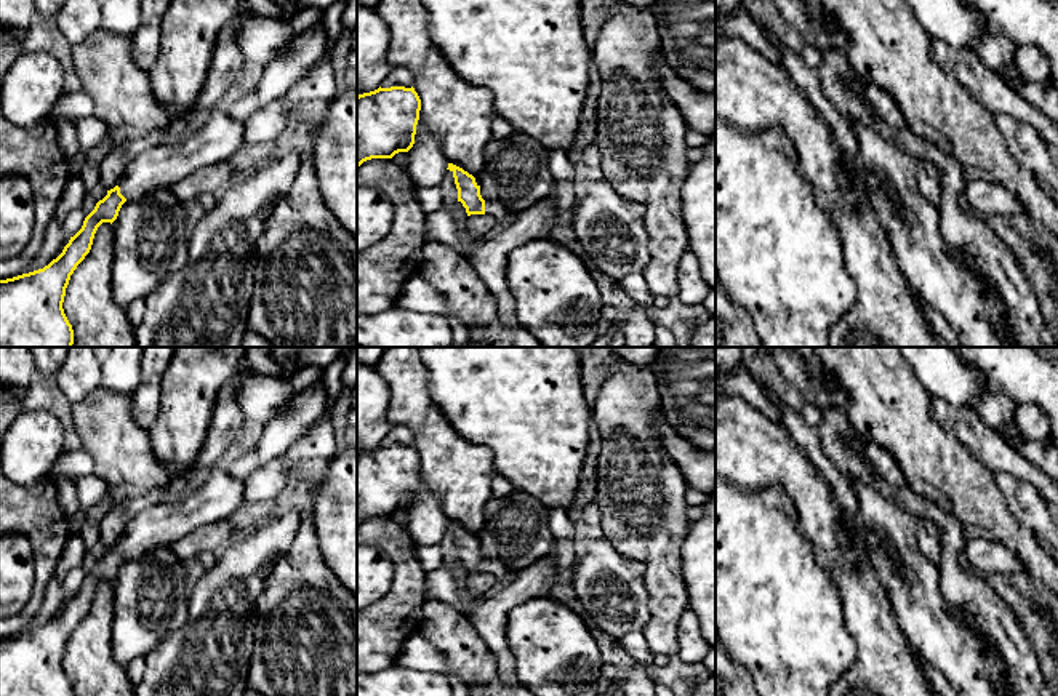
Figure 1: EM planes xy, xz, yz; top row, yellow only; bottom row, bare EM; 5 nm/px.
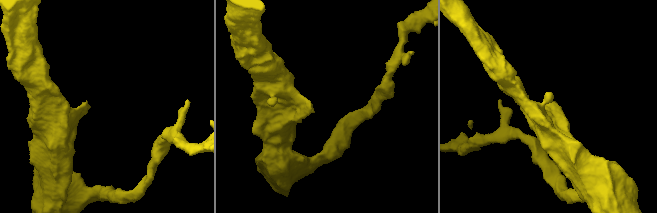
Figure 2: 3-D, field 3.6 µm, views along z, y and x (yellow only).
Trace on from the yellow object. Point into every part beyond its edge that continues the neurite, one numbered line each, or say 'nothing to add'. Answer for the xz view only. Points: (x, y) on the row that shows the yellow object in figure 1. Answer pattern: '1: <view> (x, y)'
1: xz (493, 208)

